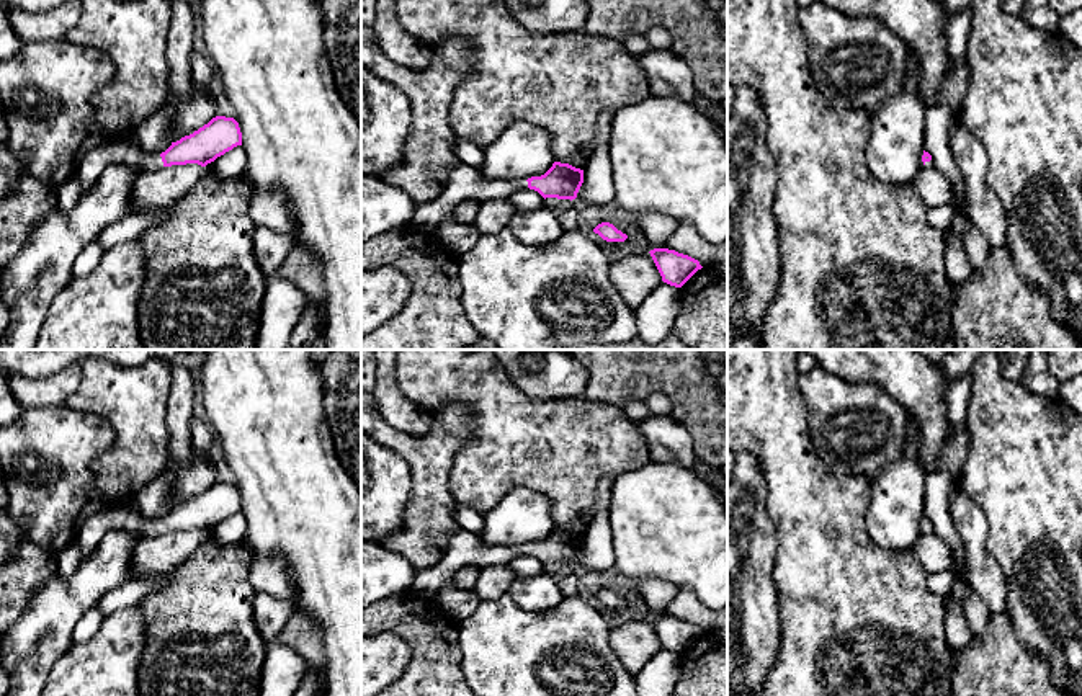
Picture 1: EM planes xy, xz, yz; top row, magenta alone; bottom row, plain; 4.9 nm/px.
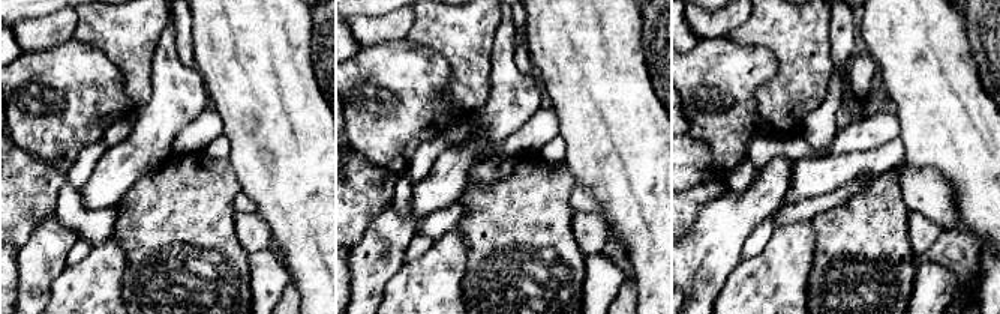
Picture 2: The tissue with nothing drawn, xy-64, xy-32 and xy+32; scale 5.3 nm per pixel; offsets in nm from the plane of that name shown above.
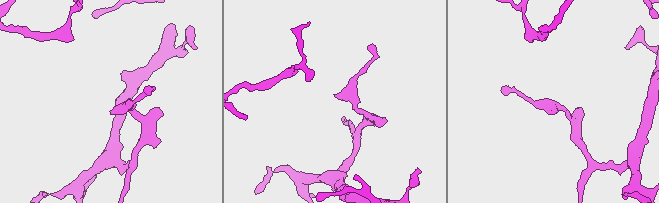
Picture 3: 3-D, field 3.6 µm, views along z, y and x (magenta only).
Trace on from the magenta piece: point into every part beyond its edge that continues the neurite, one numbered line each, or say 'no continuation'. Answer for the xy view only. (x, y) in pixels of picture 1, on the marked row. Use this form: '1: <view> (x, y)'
1: xy (93, 162)

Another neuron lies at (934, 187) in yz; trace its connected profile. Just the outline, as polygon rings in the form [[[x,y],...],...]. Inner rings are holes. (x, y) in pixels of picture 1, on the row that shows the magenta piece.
[[[923,167],[914,180],[927,207],[950,204],[953,201],[953,188],[950,180],[935,167]]]

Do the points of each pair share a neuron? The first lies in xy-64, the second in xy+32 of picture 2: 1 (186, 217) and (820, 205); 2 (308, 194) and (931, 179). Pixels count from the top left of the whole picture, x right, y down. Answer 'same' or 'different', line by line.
1: different
2: different

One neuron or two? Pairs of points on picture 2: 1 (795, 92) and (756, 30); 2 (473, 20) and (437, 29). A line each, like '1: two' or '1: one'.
1: one
2: one

